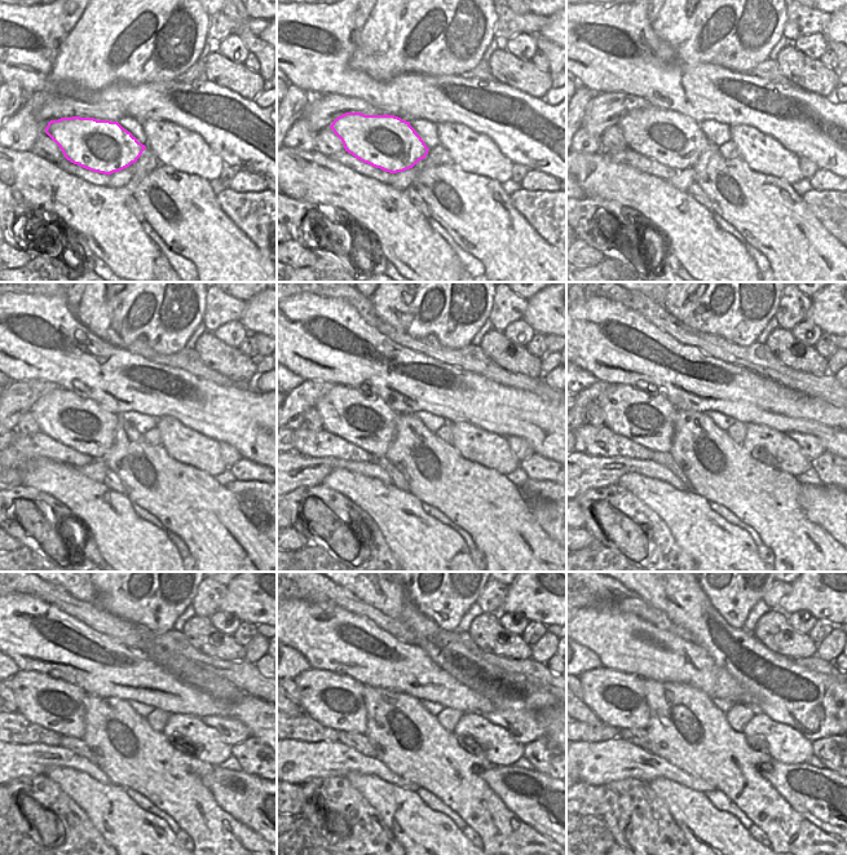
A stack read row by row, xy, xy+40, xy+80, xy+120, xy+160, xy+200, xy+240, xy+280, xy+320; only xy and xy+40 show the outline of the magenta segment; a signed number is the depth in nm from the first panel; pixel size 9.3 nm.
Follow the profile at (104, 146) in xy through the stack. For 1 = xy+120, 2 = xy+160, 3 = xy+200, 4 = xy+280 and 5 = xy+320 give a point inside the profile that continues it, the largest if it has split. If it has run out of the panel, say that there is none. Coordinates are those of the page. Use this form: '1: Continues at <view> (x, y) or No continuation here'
1: Continues at xy+120 (82, 424)
2: Continues at xy+160 (366, 422)
3: Continues at xy+200 (648, 419)
4: Continues at xy+280 (338, 701)
5: Continues at xy+320 (617, 699).

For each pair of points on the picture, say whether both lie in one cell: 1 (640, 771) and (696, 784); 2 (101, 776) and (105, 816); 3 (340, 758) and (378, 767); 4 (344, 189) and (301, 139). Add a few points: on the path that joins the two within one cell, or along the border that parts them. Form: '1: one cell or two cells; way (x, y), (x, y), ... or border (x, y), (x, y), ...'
1: one cell; way (654, 771), (669, 771), (682, 778)
2: two cells; border (75, 770), (83, 771), (101, 783), (110, 784)
3: one cell; way (349, 762), (360, 767), (369, 767)
4: two cells; border (290, 148), (314, 150)

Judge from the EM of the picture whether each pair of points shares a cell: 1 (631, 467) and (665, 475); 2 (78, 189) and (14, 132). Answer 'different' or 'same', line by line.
1: same
2: different

